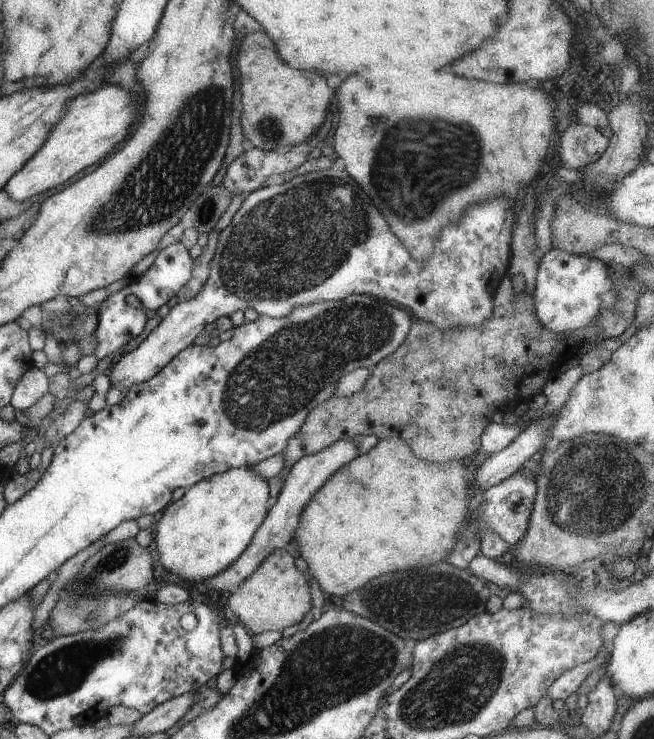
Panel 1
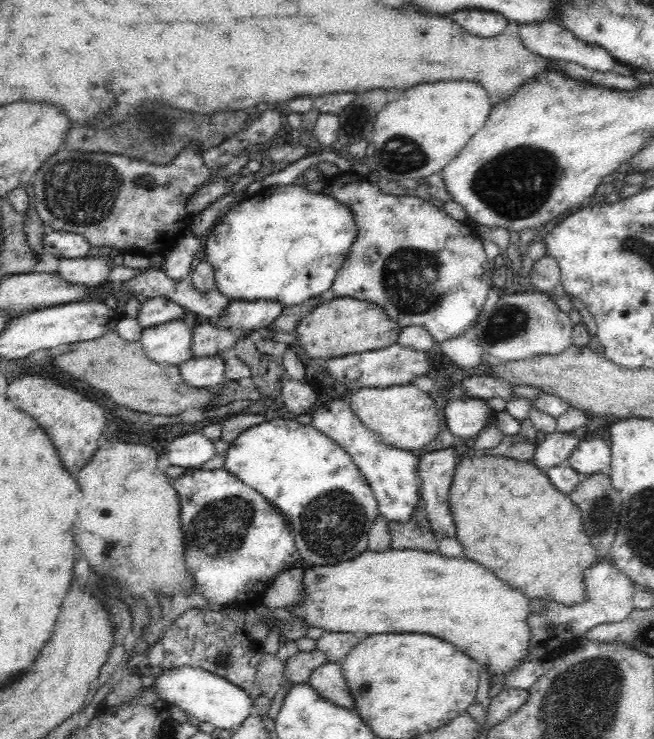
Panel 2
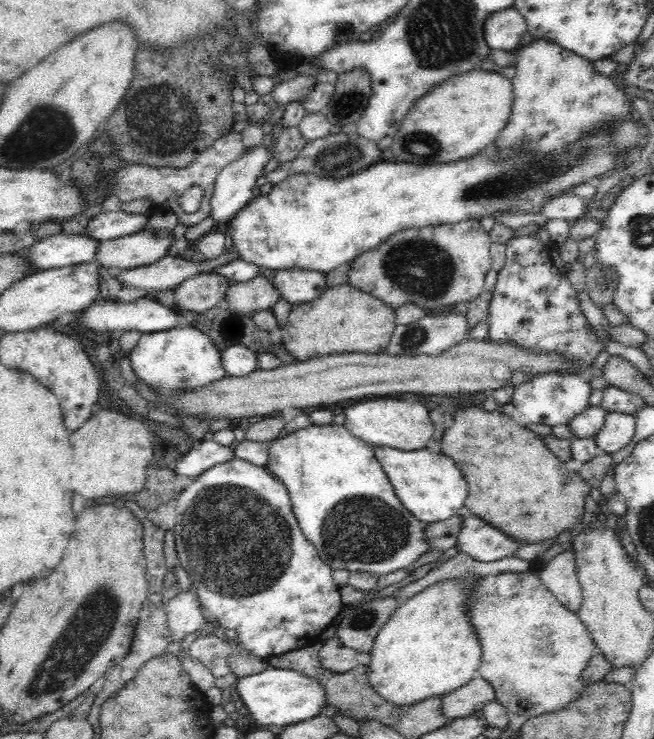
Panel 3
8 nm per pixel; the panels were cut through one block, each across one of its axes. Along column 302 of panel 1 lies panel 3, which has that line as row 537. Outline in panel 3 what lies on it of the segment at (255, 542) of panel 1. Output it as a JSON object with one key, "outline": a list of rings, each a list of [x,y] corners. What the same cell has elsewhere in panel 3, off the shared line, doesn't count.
{"outline":[[[459,510],[460,532],[456,536],[458,552],[464,552],[478,562],[494,562],[512,556],[518,550],[518,541],[492,528],[476,515]]]}

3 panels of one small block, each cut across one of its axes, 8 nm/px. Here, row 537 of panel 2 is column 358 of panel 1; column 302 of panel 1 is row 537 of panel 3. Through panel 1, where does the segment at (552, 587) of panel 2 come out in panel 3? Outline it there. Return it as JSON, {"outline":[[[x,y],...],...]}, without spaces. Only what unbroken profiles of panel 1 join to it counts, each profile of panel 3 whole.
{"outline":[[[472,406],[456,414],[454,426],[447,428],[443,436],[441,453],[454,460],[468,482],[468,496],[463,504],[465,512],[480,517],[492,528],[523,544],[545,540],[553,540],[553,544],[562,532],[578,529],[582,524],[590,485],[578,473],[569,472],[564,462],[548,450],[540,435],[502,413],[486,412],[481,406]]]}

